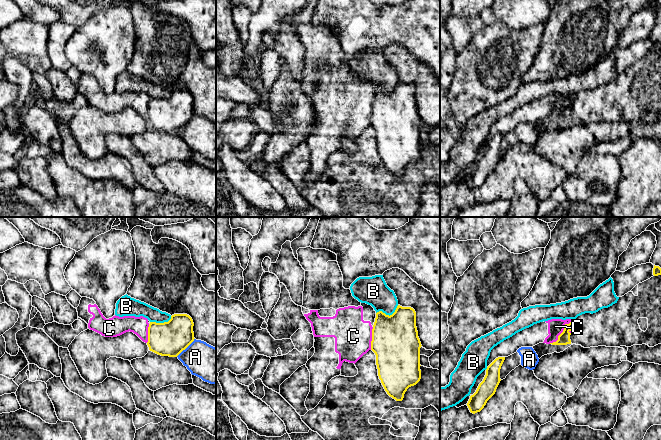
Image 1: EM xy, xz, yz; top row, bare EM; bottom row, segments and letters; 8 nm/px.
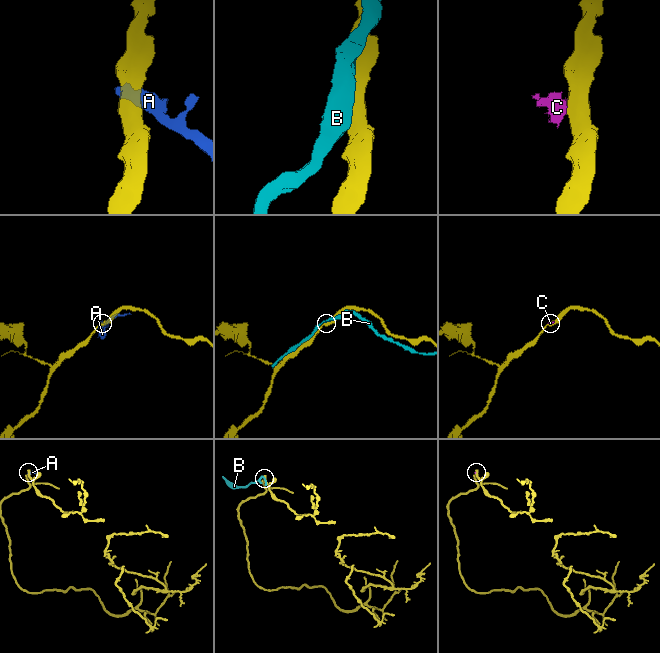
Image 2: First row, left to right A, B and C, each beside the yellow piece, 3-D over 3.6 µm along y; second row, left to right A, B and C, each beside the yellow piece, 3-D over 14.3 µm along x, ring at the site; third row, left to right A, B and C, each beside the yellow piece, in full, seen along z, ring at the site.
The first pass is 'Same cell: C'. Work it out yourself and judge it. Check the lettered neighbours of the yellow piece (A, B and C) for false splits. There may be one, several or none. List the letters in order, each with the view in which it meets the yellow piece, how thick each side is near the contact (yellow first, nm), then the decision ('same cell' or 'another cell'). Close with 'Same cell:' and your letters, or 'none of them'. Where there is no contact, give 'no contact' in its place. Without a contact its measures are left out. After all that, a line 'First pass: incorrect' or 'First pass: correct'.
A: meets yellow in xy; 280 nm thick on the yellow side, 280 nm on the other; another cell
B: meets yellow in xz; 380 nm thick on the yellow side, 220 nm on the other; another cell
C: meets yellow in yz; 100 nm thick on the yellow side, 130 nm on the other; another cell
Same cell: none of them
First pass: incorrect

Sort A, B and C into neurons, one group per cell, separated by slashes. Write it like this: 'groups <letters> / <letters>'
groups A / B C

